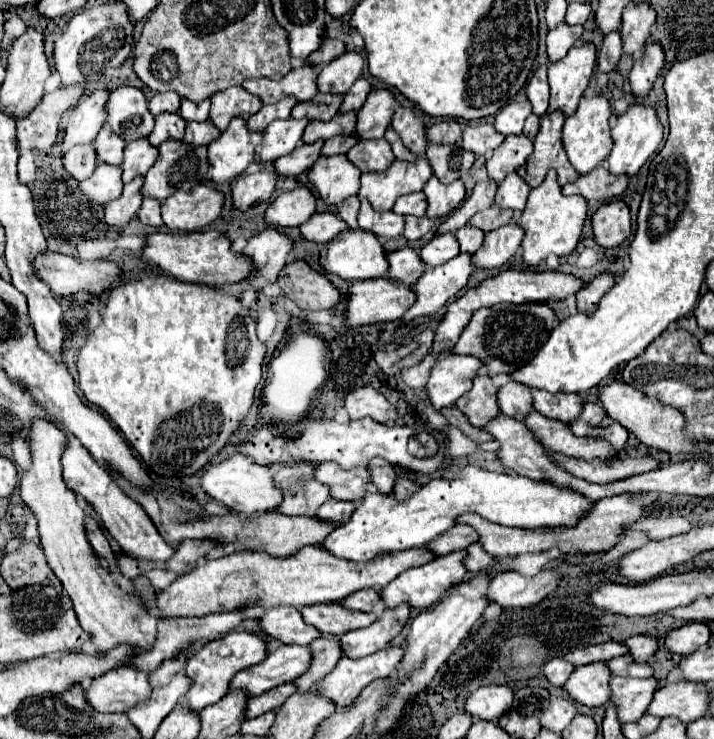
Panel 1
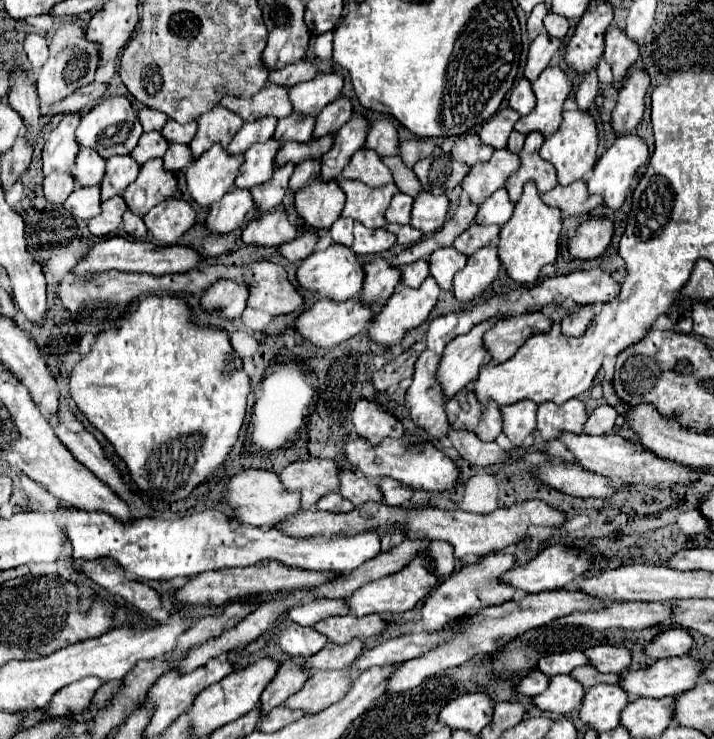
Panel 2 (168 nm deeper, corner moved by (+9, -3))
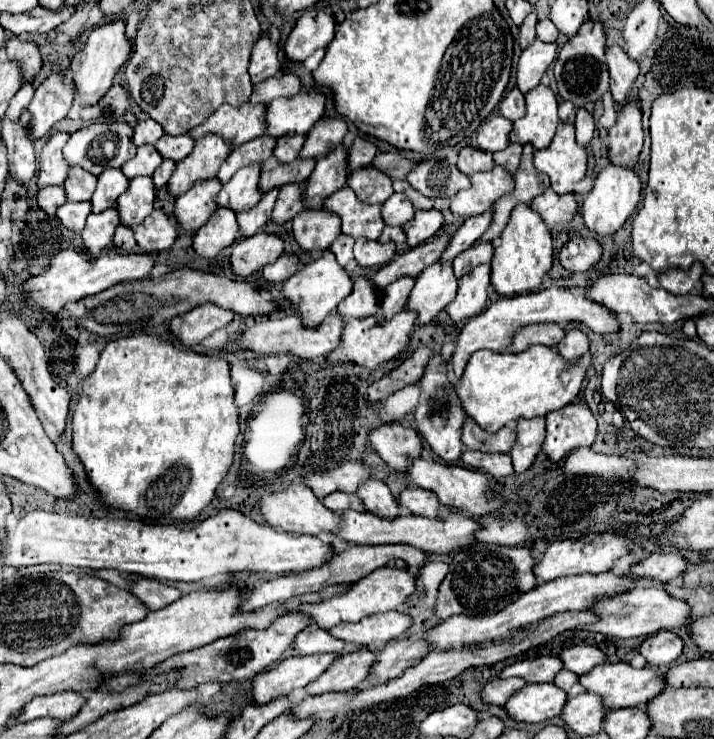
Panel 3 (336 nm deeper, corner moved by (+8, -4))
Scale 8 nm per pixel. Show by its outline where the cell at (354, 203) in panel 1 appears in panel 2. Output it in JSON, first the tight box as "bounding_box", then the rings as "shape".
{"bounding_box":[329,218,353,248],"shape":[[[339,218],[337,224],[331,226],[329,234],[331,234],[333,242],[351,248],[351,244],[353,244],[353,220],[349,220],[349,218]]]}

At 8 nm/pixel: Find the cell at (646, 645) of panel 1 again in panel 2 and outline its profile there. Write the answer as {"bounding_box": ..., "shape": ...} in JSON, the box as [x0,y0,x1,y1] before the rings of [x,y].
{"bounding_box":[585,646,631,672],"shape":[[[593,646],[585,650],[585,656],[589,656],[589,664],[599,672],[623,672],[631,664],[631,654],[623,646]]]}

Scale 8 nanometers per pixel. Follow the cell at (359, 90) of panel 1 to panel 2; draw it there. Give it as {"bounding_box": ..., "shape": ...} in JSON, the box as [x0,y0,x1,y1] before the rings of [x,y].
{"bounding_box":[313,98,353,138],"shape":[[[337,98],[333,100],[333,104],[327,104],[325,110],[321,110],[321,114],[315,120],[315,130],[313,130],[313,138],[321,138],[321,136],[335,136],[337,130],[351,118],[353,108],[349,98]]]}

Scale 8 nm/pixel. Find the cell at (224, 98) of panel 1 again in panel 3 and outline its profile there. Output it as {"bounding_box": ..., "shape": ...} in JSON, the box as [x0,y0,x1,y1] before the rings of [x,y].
{"bounding_box":[168,133,232,195],"shape":[[[216,133],[202,135],[196,141],[192,153],[184,161],[178,161],[176,171],[168,181],[168,191],[172,195],[180,195],[196,181],[214,177],[230,151],[232,145],[224,137],[218,137]]]}

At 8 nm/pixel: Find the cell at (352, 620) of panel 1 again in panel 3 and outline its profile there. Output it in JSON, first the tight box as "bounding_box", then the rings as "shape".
{"bounding_box":[328,611,410,647],"shape":[[[398,611],[370,615],[358,623],[340,623],[332,627],[328,633],[346,643],[356,643],[358,647],[384,645],[392,639],[402,637],[402,633],[410,627],[410,617]]]}

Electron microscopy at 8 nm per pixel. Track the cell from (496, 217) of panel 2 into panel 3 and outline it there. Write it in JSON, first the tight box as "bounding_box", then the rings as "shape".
{"bounding_box":[440,209,494,261],"shape":[[[488,209],[488,211],[484,211],[484,213],[476,215],[476,217],[468,217],[466,221],[462,221],[462,225],[452,235],[452,241],[450,241],[448,249],[446,249],[446,253],[442,253],[440,261],[452,261],[458,253],[472,247],[484,235],[484,231],[490,227],[492,217],[494,217],[494,211]]]}

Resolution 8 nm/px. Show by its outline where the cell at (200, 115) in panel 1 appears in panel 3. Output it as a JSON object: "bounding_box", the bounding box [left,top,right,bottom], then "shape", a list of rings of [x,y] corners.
{"bounding_box":[154,133,194,163],"shape":[[[188,133],[176,135],[176,137],[172,137],[172,135],[162,135],[162,137],[156,141],[154,147],[158,149],[158,153],[162,153],[164,159],[172,159],[172,161],[178,163],[178,161],[182,161],[182,159],[192,151],[194,139],[192,139]]]}

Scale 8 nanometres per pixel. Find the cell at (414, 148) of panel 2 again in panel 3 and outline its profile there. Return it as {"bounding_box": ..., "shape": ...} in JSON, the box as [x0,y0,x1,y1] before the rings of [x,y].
{"bounding_box":[372,149,414,179],"shape":[[[394,149],[394,151],[388,151],[388,153],[378,153],[376,161],[372,161],[372,167],[378,167],[388,177],[406,179],[406,175],[414,167],[414,161],[412,159],[406,159],[400,149]]]}

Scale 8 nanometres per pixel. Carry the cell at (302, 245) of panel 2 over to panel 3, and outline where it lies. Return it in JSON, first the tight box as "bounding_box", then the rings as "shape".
{"bounding_box":[262,255,298,283],"shape":[[[280,255],[274,263],[266,265],[262,275],[268,283],[278,283],[278,281],[286,281],[290,275],[294,275],[298,271],[298,255]]]}

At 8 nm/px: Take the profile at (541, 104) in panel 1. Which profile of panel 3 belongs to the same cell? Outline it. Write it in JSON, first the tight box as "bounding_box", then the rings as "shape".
{"bounding_box":[500,87,526,121],"shape":[[[514,87],[500,103],[500,115],[504,115],[510,121],[516,121],[518,117],[526,115],[526,103],[524,103],[524,93]]]}

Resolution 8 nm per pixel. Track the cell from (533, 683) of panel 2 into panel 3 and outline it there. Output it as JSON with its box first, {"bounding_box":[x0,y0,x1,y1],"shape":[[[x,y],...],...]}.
{"bounding_box":[484,677,526,705],"shape":[[[508,677],[508,679],[492,679],[484,687],[484,701],[494,703],[494,705],[506,705],[506,701],[518,693],[526,685],[524,679],[520,677]]]}

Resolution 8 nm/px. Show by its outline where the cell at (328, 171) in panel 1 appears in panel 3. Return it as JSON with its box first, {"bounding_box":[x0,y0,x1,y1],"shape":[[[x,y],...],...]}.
{"bounding_box":[292,207,340,251],"shape":[[[306,207],[292,219],[292,231],[298,245],[306,251],[328,249],[340,233],[340,217],[328,213],[328,209]]]}

